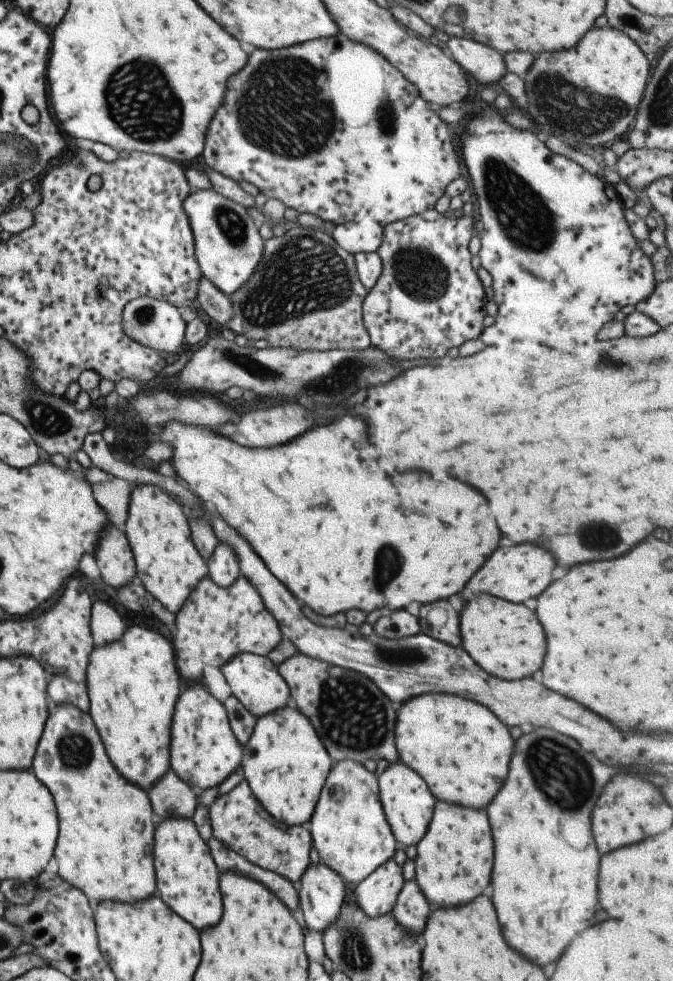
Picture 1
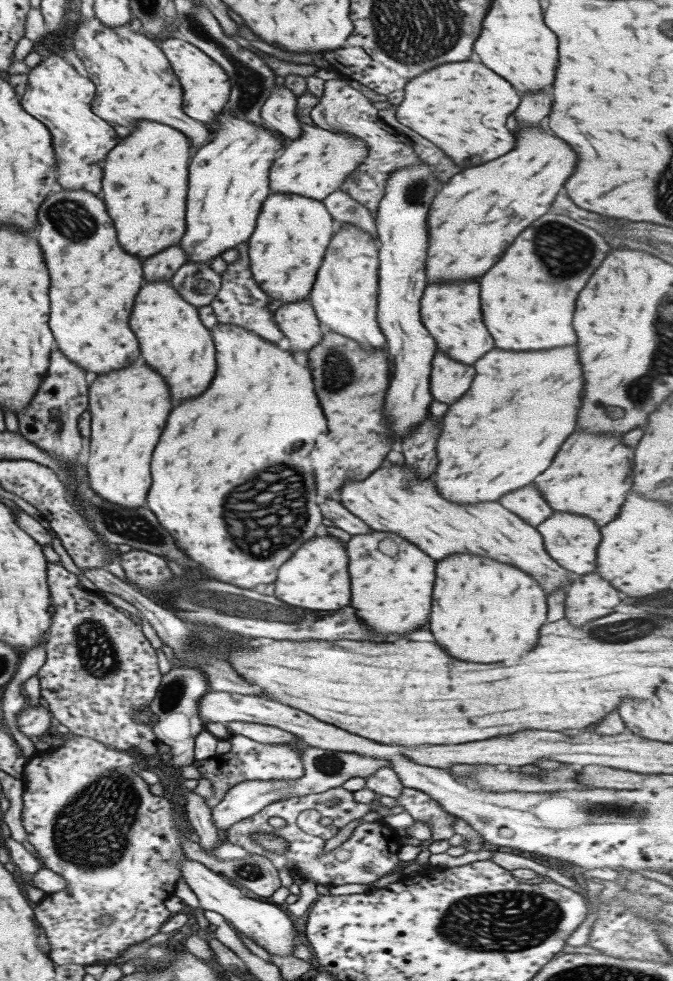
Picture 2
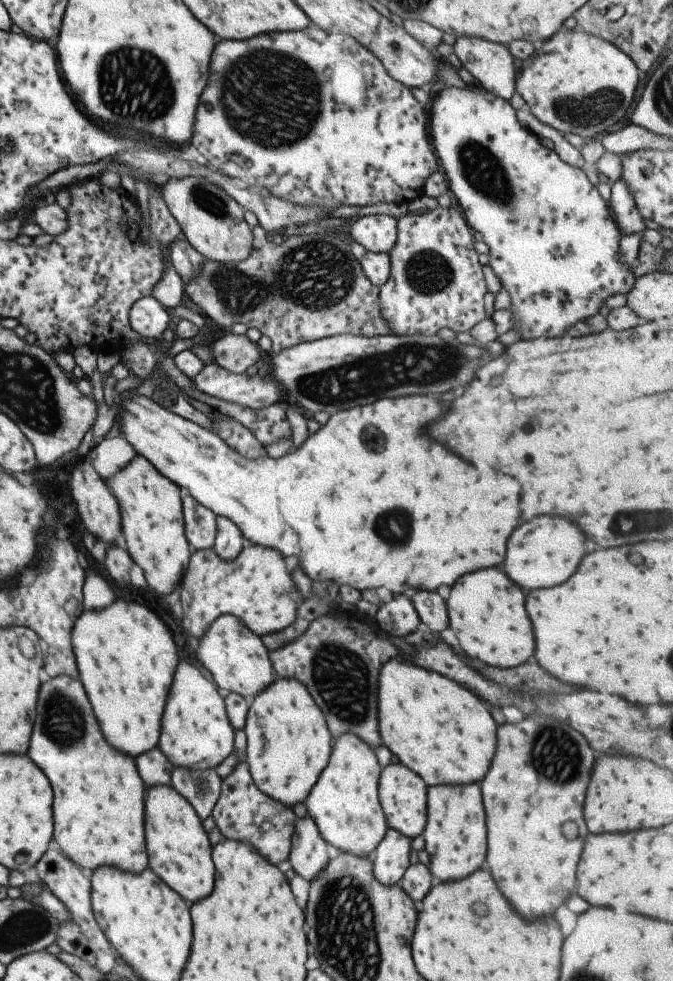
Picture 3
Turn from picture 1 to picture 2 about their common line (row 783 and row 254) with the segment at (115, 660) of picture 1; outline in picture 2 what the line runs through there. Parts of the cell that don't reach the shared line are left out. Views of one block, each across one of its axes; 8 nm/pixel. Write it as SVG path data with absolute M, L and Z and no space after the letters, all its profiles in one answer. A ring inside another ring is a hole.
M151 120L137 122L135 130L129 132L125 140L119 140L115 148L103 159L101 186L101 200L109 218L113 220L117 232L117 244L135 258L149 258L173 244L178 244L183 236L183 212L185 212L185 190L187 190L187 156L189 156L189 142L183 134L167 128L163 124L151 124Z

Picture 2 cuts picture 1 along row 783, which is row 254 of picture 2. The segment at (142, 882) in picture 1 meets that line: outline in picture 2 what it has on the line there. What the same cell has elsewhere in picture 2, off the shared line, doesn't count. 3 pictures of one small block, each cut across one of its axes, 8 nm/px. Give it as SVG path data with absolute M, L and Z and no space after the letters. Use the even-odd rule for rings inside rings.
M61 190L55 196L45 197L37 212L39 230L37 244L49 272L49 330L53 332L59 352L86 372L103 373L121 370L139 358L135 336L127 328L133 298L141 284L141 262L127 256L115 240L115 230L101 198L91 192Z

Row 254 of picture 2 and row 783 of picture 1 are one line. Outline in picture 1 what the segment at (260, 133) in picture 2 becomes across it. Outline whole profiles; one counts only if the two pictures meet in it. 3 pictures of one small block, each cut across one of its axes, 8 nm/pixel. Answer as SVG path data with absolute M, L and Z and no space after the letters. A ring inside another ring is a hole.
M201 684L187 686L175 704L169 732L169 764L171 770L191 790L199 793L219 785L240 766L242 747L235 738L225 707Z

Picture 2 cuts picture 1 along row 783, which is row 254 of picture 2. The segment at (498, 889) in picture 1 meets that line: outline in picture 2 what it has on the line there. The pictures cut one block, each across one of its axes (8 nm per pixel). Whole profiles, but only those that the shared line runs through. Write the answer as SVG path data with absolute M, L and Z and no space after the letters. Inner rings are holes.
M549 212L535 220L535 224L527 226L507 248L507 252L497 260L497 264L493 264L493 268L487 270L483 280L479 280L483 324L489 330L491 338L495 340L495 348L525 352L575 344L575 332L571 328L575 298L609 250L611 248L603 242L599 234L595 234L591 228L585 228L569 220L567 216L557 216Z

